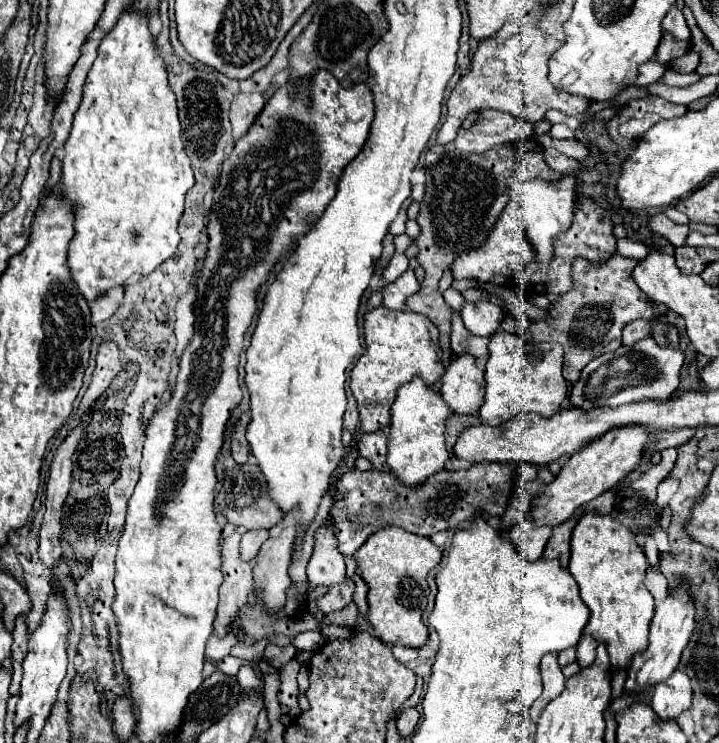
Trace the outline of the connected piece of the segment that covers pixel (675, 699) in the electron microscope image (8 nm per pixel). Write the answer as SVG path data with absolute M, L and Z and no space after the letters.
M675 671L667 681L661 681L653 691L651 707L661 719L677 719L681 711L691 707L691 681L683 671Z

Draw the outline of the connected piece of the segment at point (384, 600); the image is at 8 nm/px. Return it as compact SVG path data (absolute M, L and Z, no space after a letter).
M399 527L379 529L355 553L357 573L367 583L367 603L371 633L385 645L401 645L419 649L427 643L427 627L423 625L423 611L427 607L427 573L441 561L441 549L429 539L411 535Z

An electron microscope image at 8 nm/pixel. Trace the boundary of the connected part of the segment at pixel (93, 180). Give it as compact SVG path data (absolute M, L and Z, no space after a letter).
M123 11L115 29L103 37L97 59L83 85L83 101L65 141L65 159L59 191L61 201L73 207L75 235L69 241L67 267L71 279L87 303L113 287L123 287L131 275L149 275L165 259L173 257L181 237L177 223L183 213L185 193L193 187L193 171L187 159L175 93L167 83L167 71L147 29L149 17Z

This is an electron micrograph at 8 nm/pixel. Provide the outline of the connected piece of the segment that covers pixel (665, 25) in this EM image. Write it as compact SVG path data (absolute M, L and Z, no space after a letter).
M673 7L667 15L665 15L665 21L661 23L661 29L665 31L665 33L669 33L673 39L677 39L677 41L691 41L691 33L689 33L689 27L687 27L687 23L685 23L685 17L683 17L683 13L681 13L681 9L677 9L677 7Z

